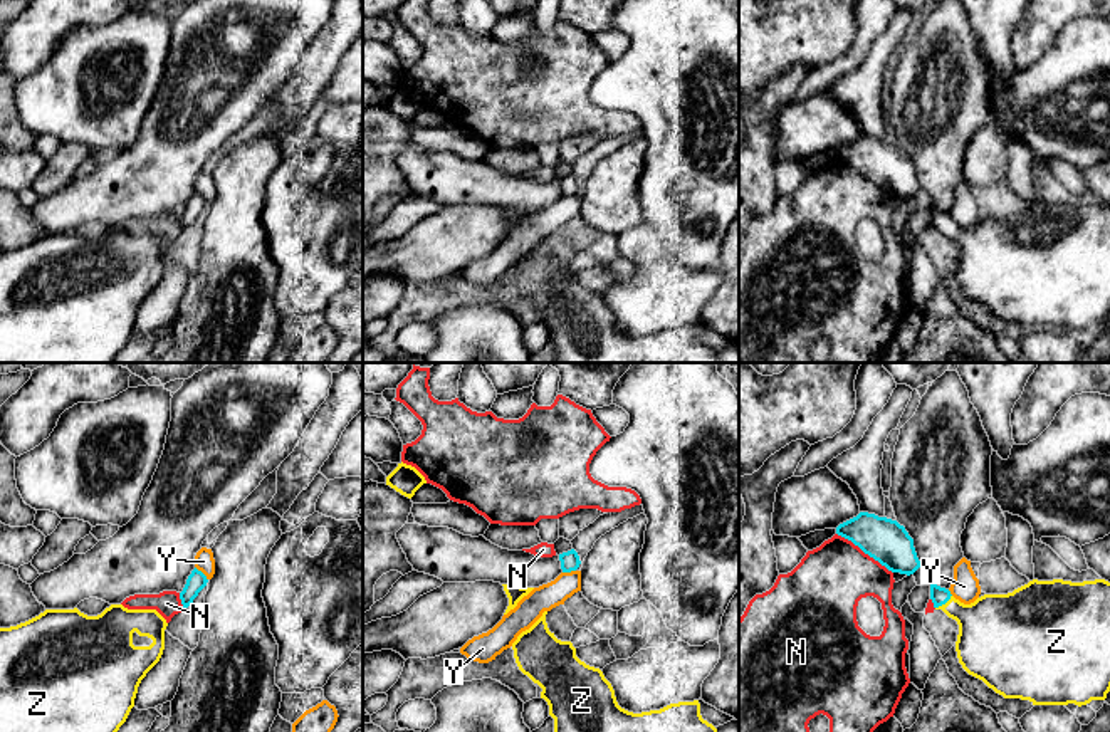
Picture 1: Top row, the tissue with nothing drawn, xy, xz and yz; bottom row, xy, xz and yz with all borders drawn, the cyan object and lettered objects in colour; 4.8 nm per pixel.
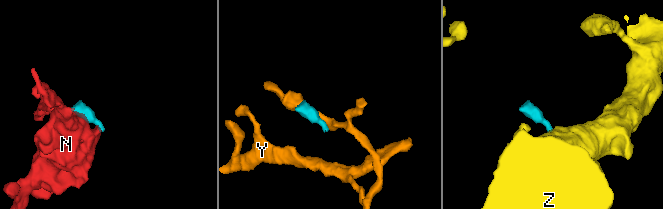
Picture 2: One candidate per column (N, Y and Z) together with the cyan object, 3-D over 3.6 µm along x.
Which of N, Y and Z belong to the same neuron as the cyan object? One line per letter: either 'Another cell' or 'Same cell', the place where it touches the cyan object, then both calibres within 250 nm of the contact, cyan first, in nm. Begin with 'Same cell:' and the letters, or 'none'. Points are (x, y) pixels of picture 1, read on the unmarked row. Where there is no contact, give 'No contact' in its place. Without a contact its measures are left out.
Same cell: Z
N: Another cell. Touches cyan at yz (865, 177). Thickness 200 nm (cyan) against 340 nm
Y: Another cell. Touches cyan at xy (202, 197). Thickness 90 nm (cyan) against 100 nm
Z: Same cell. Touches cyan at yz (944, 227). Thickness 90 nm (cyan) against 300 nm

